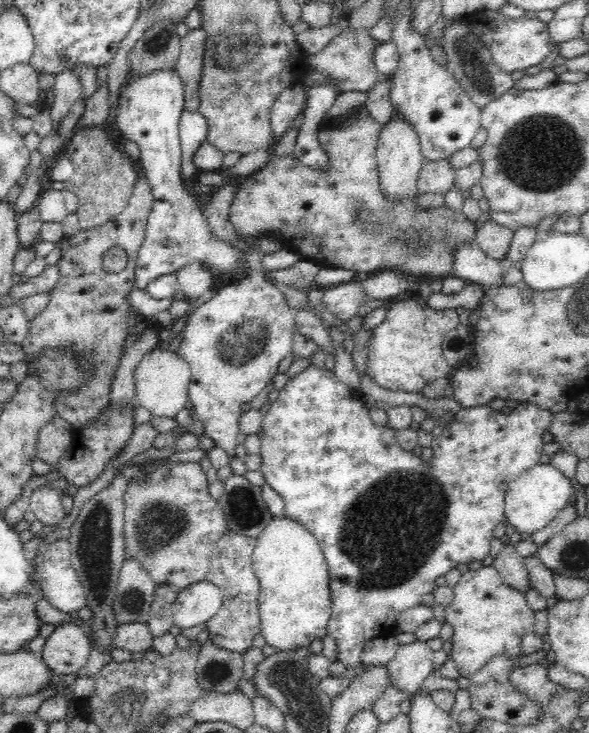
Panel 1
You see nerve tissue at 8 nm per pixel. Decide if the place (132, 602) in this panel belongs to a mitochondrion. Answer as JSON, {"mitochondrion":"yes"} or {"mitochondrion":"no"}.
{"mitochondrion":"yes"}

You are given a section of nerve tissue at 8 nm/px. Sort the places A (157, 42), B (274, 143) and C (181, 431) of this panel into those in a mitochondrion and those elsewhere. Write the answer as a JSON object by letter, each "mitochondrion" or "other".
{"A":"mitochondrion","B":"other","C":"other"}

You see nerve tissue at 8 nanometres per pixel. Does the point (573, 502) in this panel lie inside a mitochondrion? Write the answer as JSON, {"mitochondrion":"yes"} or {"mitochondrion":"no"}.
{"mitochondrion":"no"}

